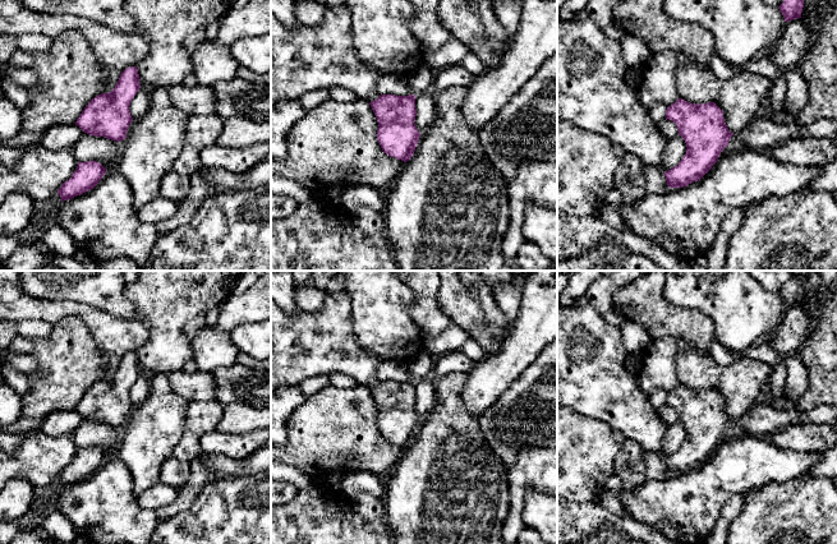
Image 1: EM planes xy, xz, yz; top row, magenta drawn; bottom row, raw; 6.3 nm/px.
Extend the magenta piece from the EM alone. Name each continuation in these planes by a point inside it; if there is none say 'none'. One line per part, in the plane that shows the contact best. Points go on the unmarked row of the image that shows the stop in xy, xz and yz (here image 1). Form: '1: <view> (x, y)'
none

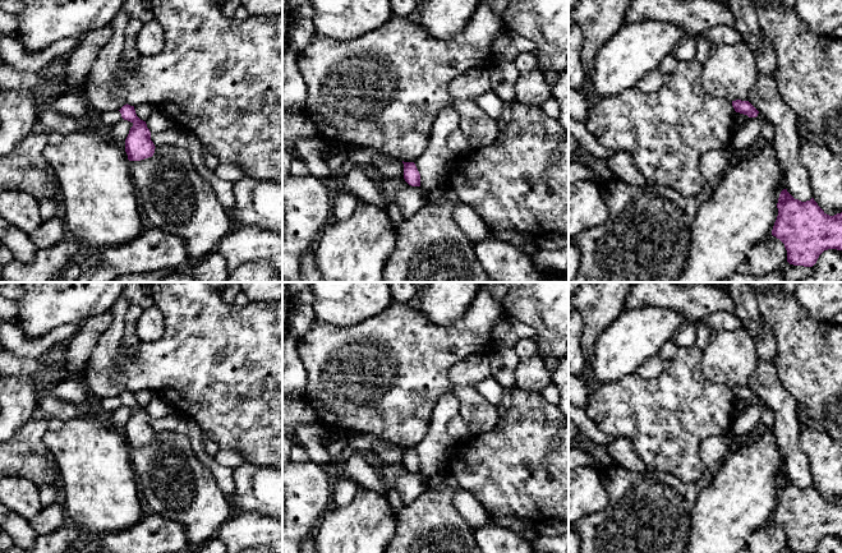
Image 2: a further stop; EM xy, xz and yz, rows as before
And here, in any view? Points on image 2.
none

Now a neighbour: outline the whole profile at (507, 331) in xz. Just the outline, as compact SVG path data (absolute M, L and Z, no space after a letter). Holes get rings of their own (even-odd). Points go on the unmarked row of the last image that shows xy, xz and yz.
M506 313L492 328L492 342L494 349L511 347L520 338L535 340L537 332Z

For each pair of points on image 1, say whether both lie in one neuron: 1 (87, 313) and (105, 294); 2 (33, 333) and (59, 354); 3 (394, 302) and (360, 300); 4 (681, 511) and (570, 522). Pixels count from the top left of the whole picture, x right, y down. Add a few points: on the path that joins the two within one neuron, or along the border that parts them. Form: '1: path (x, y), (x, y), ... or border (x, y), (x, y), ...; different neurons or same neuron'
1: border (63, 299), (87, 303), (120, 318); different neurons
2: border (54, 324), (41, 339), (26, 339), (18, 333); different neurons
3: path (386, 300), (368, 300); same neuron
4: border (630, 517), (657, 530); different neurons

